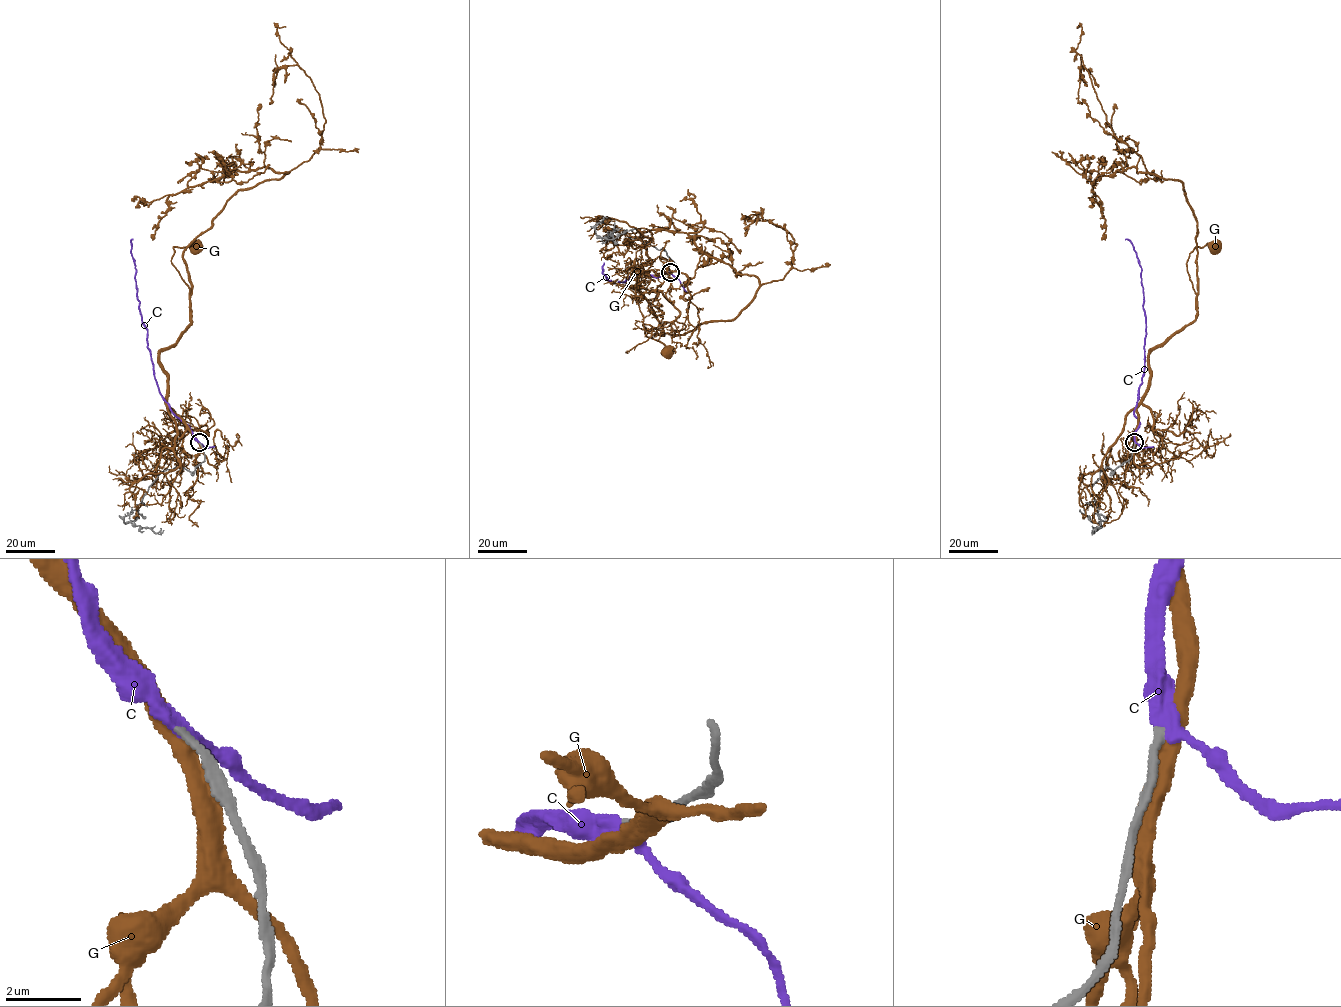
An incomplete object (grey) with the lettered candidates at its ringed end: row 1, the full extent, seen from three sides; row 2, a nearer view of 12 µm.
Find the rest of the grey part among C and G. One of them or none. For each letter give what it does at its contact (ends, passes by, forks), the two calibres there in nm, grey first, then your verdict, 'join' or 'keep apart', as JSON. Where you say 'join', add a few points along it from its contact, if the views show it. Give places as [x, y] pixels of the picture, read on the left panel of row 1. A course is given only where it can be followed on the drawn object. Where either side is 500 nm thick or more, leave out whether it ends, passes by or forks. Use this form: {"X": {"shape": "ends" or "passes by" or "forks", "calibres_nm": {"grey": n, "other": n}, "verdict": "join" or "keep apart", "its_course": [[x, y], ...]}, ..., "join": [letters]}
{"C": {"shape": "passes by", "calibres_nm": {"grey": 200, "other": 300}, "verdict": "join", "its_course": [[199, 443], [192, 431], [172, 412], [156, 383], [147, 347], [147, 328], [139, 308], [131, 251], [133, 239]]}, "G": {"shape": "passes by", "calibres_nm": {"grey": 220, "other": 440}, "verdict": "keep apart"}, "join": ["C"]}

